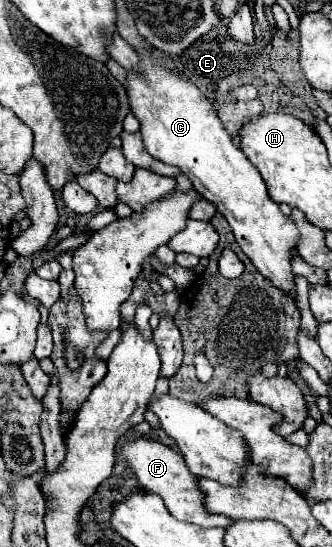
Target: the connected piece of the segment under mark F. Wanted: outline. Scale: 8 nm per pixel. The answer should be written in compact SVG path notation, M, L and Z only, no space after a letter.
M135 438L127 444L123 444L121 448L121 456L127 460L131 472L137 476L139 484L143 490L147 492L155 492L163 498L167 510L177 518L177 520L185 520L191 524L199 524L199 526L229 526L231 520L225 516L217 516L217 514L207 514L203 508L203 494L197 486L197 478L187 470L183 456L177 454L175 450L163 446L157 440L149 440L149 438Z

